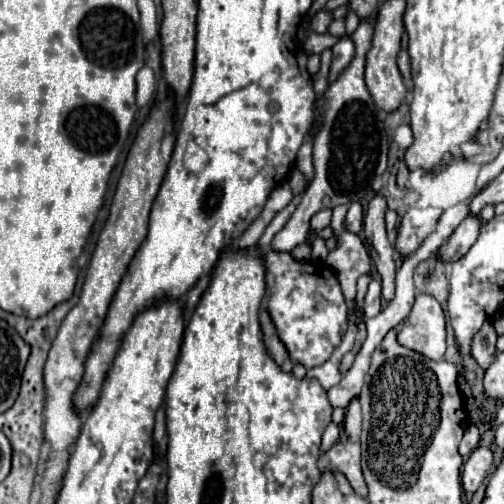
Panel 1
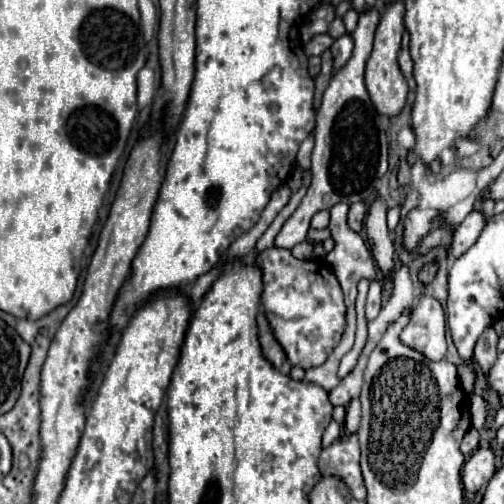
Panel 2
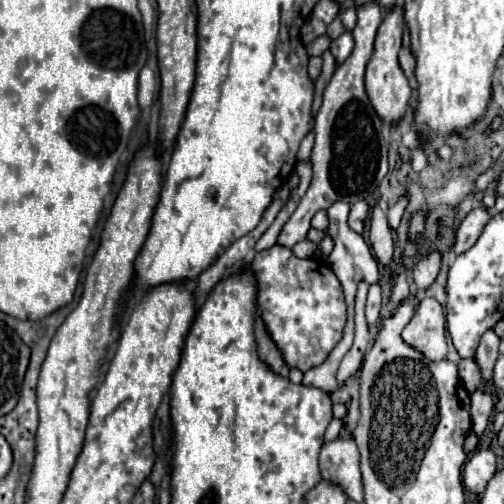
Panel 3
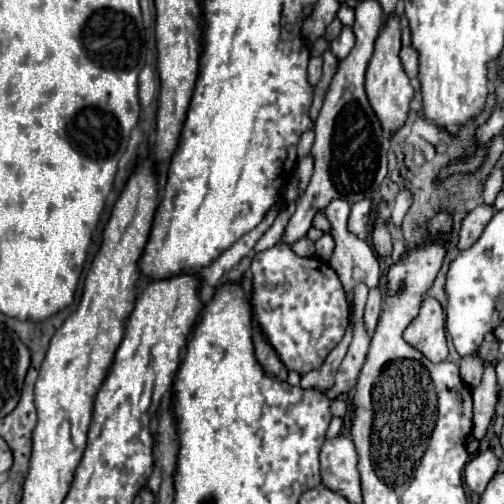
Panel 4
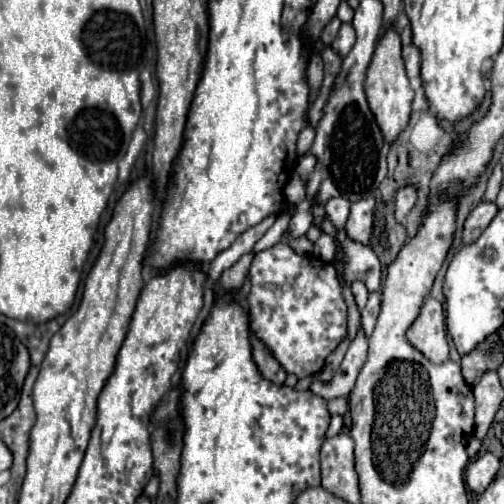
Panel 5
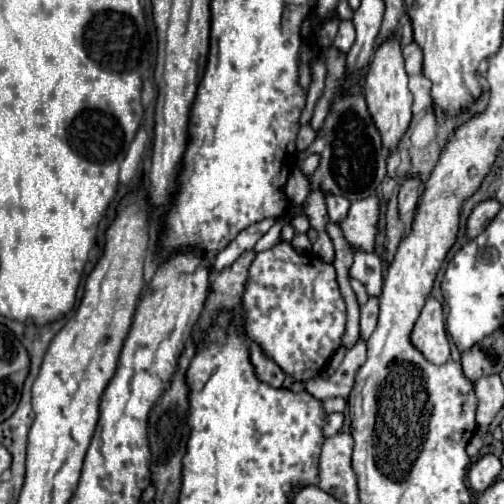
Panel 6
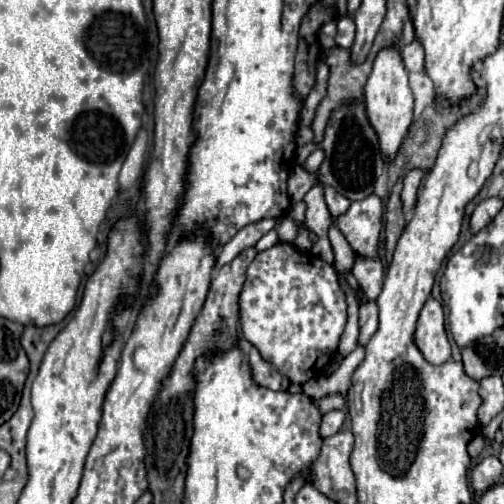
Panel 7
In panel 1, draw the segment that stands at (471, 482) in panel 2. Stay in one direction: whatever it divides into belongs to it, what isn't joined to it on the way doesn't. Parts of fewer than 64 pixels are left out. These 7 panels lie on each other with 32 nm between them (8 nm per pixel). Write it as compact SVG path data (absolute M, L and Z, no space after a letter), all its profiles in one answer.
M478 446L462 466L462 486L466 492L476 492L486 476L492 474L492 452L490 448Z

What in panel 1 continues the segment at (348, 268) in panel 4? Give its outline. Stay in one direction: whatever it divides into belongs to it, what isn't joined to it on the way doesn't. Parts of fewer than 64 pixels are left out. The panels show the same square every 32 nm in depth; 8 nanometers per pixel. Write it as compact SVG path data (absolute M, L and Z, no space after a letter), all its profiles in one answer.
M336 206L330 226L334 228L334 234L340 236L340 244L336 250L328 254L326 264L338 276L342 290L352 294L356 290L358 276L370 272L370 256L358 234L352 234L344 228L344 216L346 216L346 206Z

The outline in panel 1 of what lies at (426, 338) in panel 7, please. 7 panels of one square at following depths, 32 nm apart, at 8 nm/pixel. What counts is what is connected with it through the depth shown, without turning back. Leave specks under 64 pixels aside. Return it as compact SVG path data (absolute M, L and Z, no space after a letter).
M416 294L408 320L398 330L398 342L430 360L442 360L446 352L446 322L442 306L428 294Z

